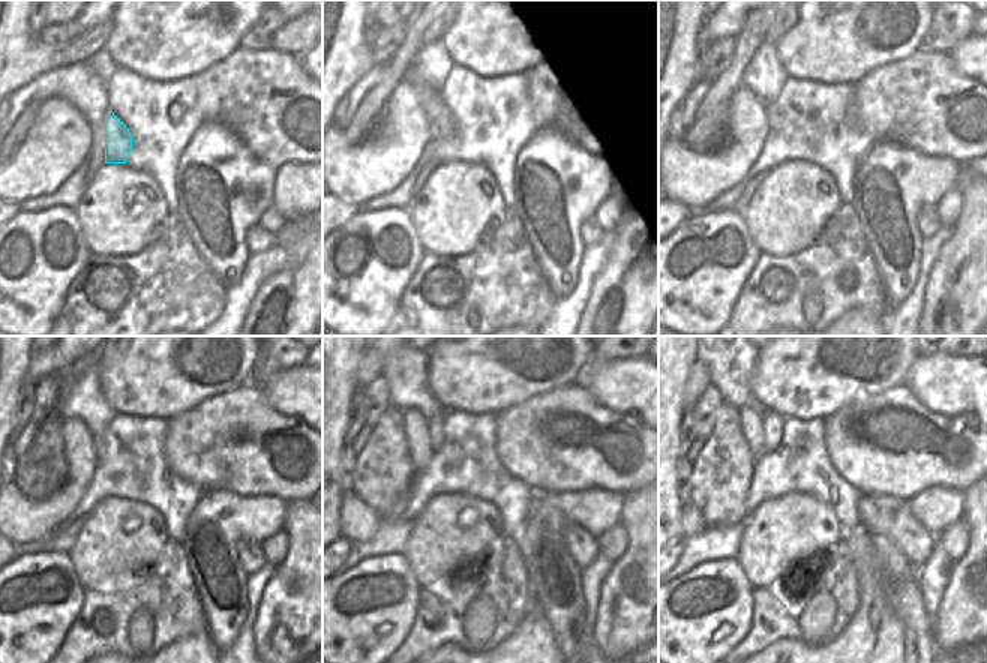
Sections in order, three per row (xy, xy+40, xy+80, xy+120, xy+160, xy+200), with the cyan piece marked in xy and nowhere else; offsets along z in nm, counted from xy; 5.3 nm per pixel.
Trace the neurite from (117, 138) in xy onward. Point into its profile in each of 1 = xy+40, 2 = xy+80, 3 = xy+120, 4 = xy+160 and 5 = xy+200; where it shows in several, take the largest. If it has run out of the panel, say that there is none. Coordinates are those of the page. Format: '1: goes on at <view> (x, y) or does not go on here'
1: goes on at xy+40 (446, 125)
2: goes on at xy+80 (771, 108)
3: goes on at xy+120 (98, 441)
4: goes on at xy+160 (435, 425)
5: goes on at xy+200 (771, 422)

